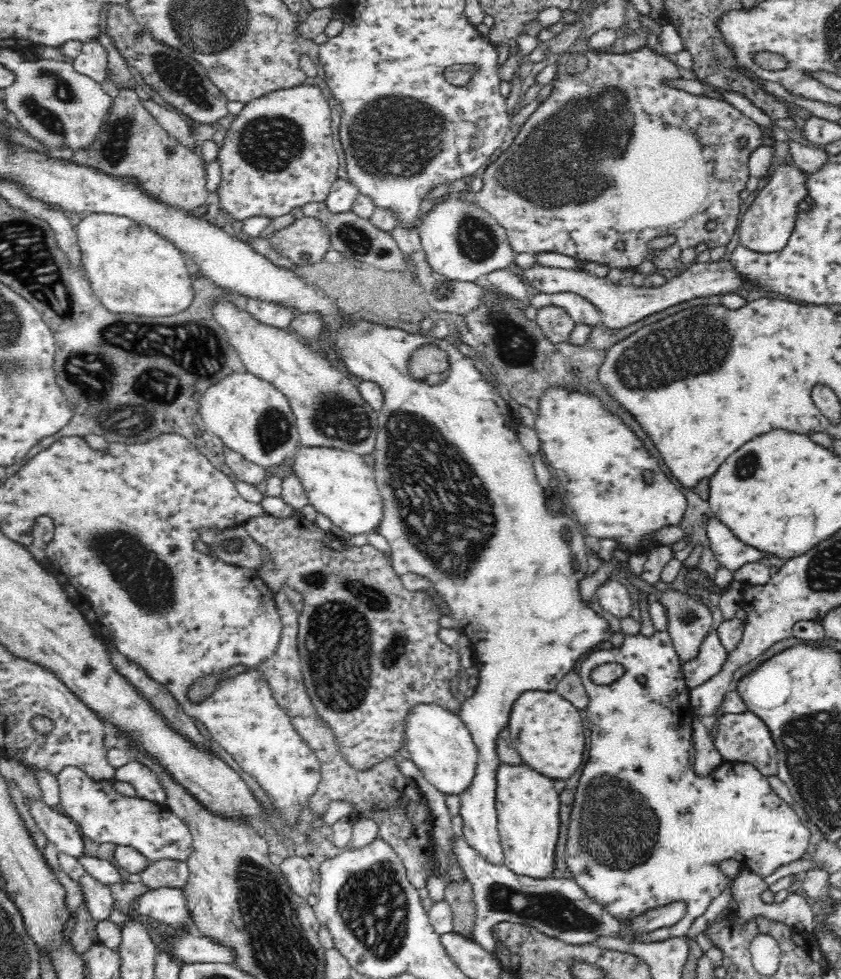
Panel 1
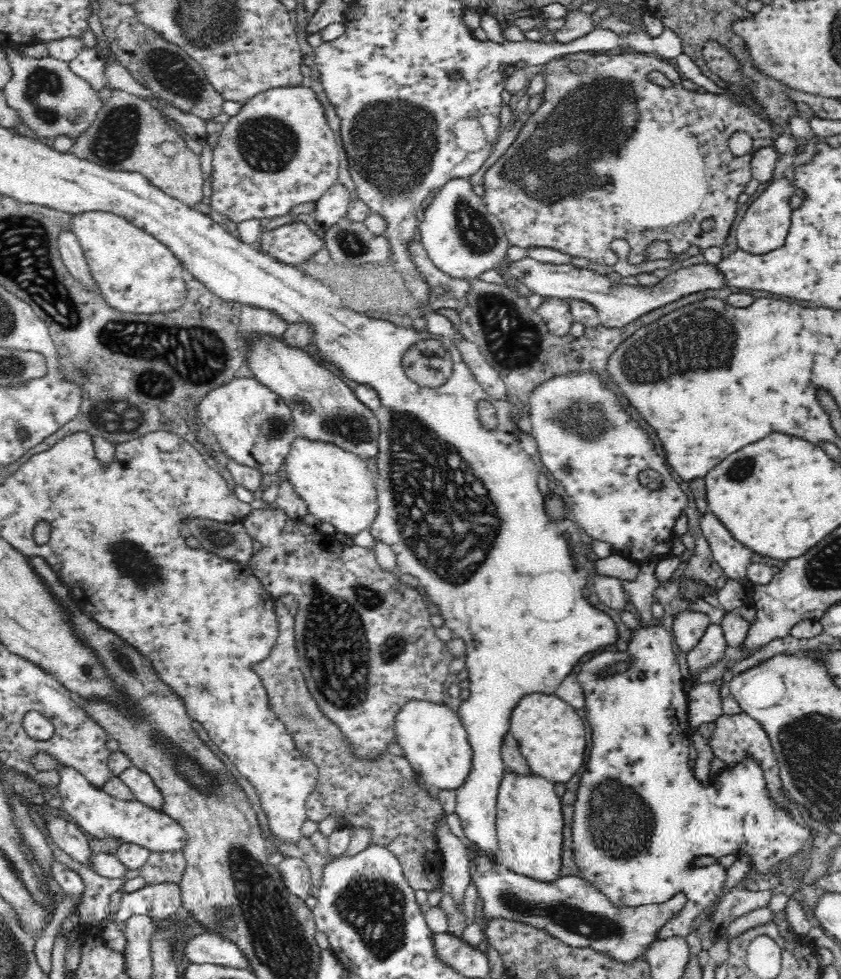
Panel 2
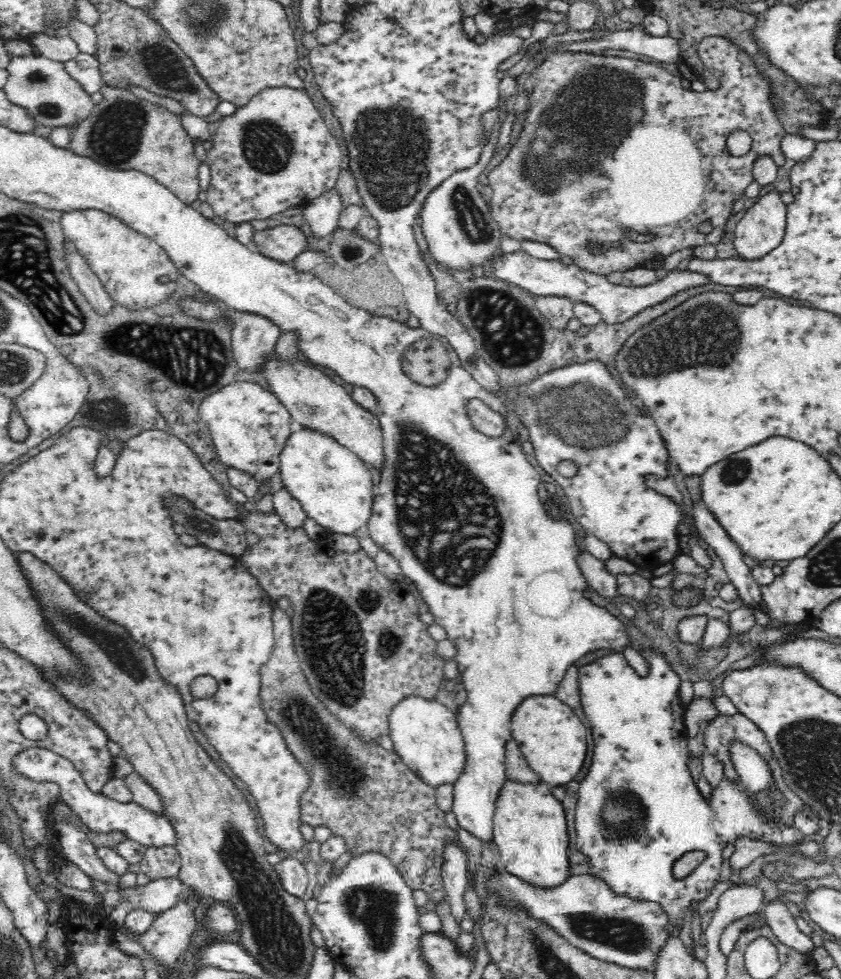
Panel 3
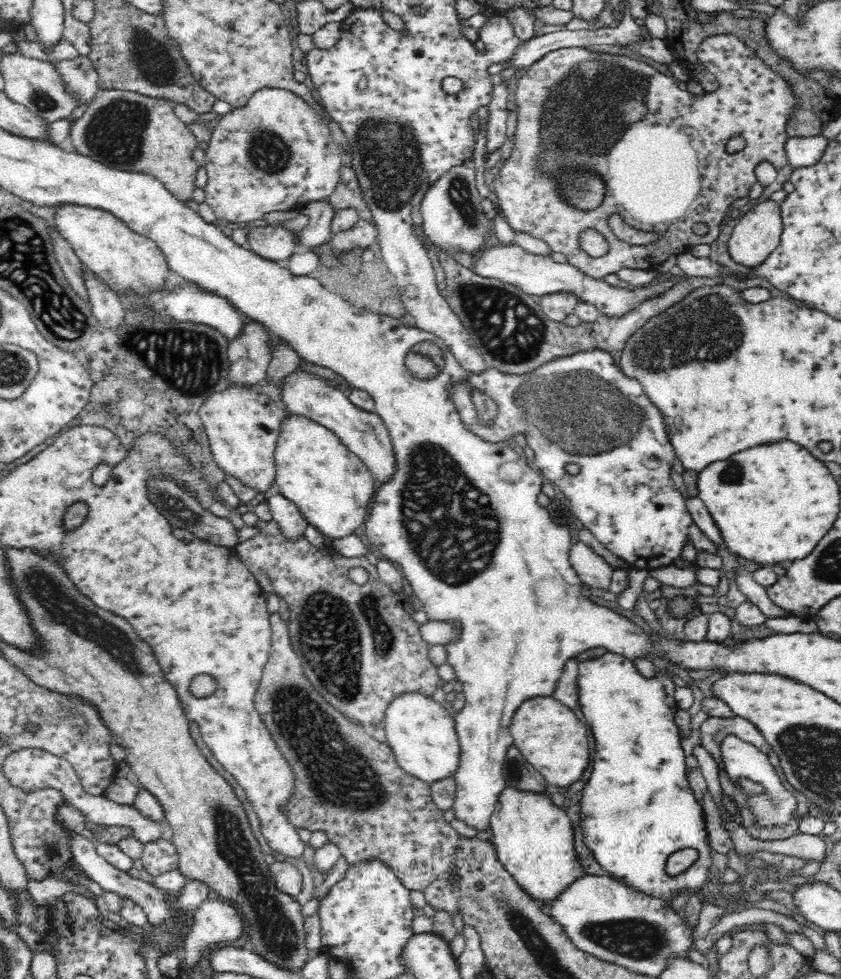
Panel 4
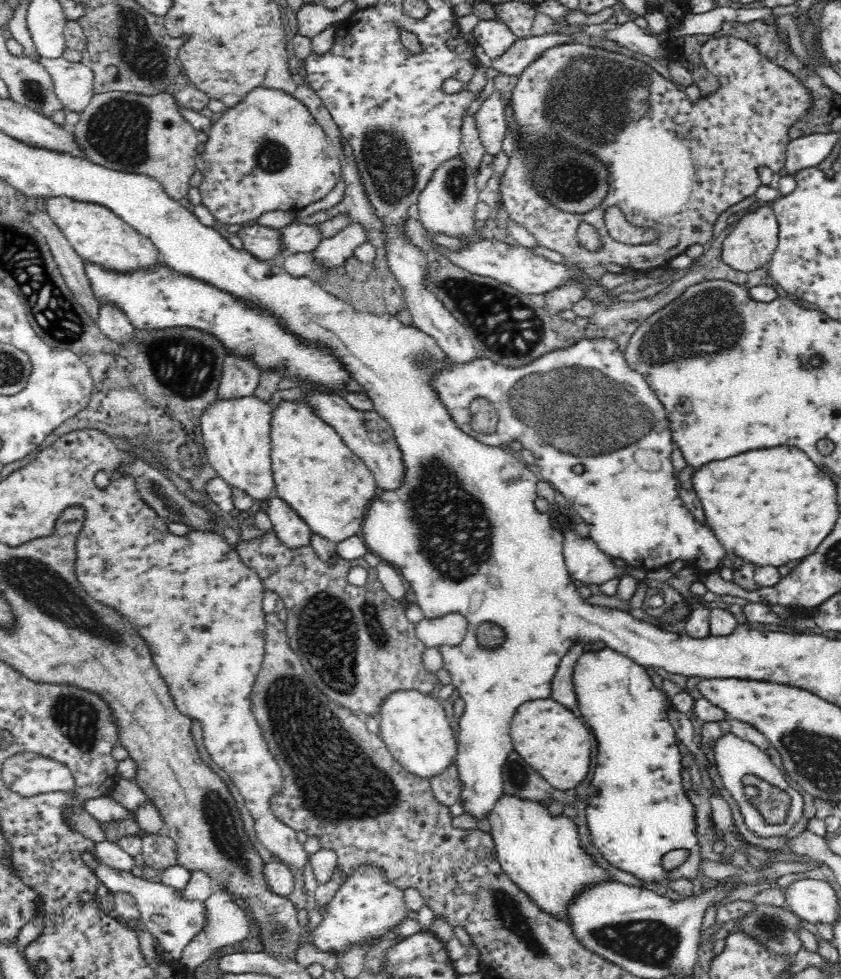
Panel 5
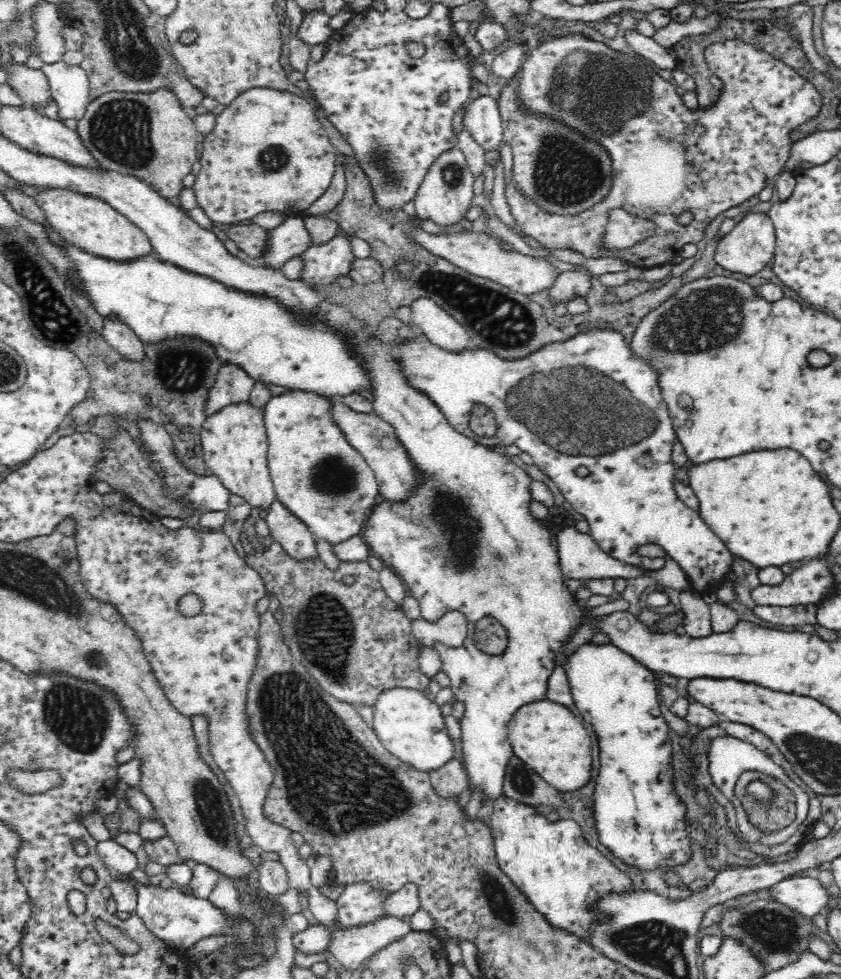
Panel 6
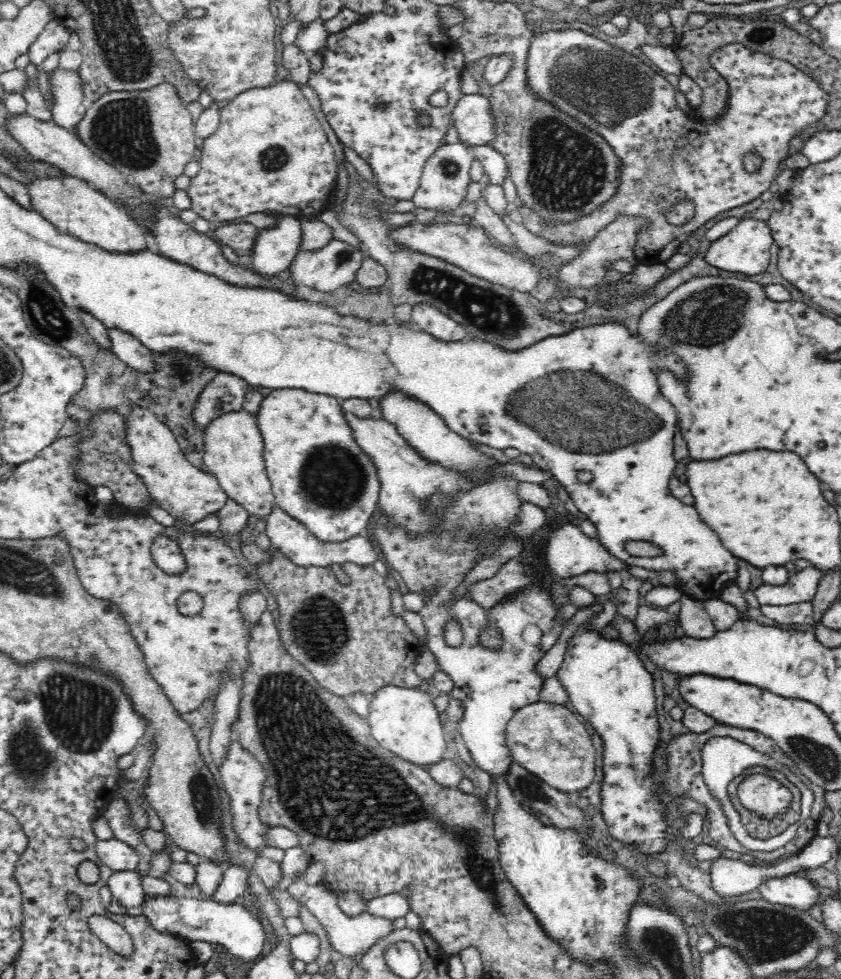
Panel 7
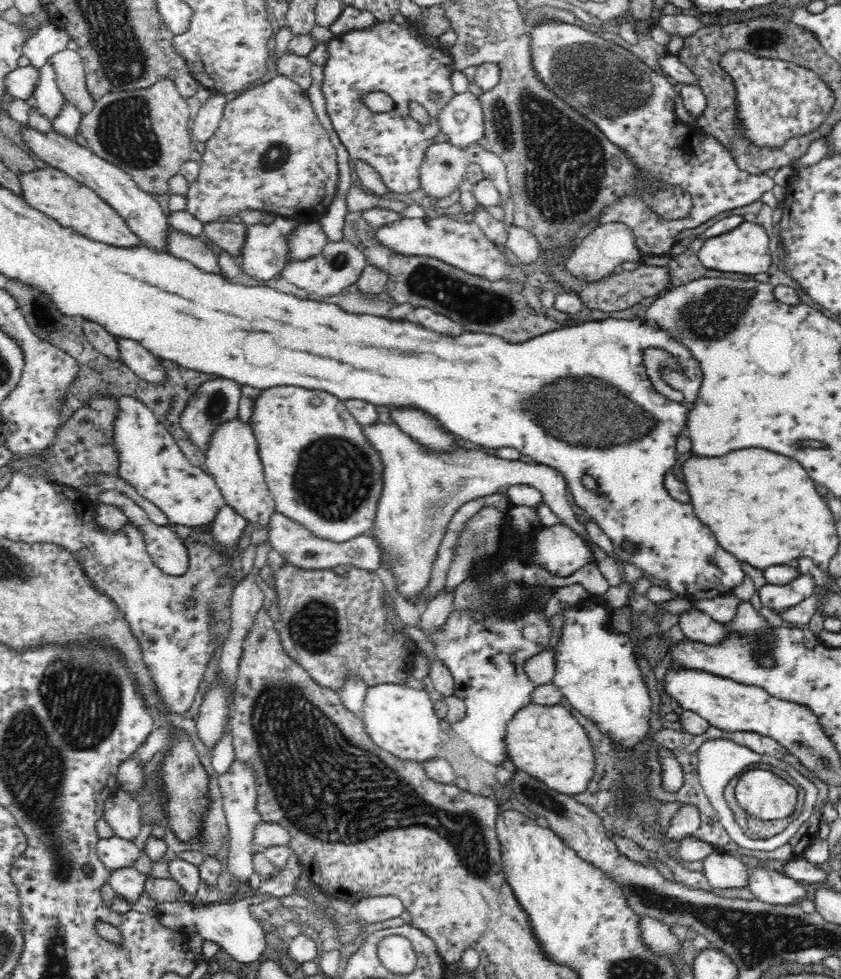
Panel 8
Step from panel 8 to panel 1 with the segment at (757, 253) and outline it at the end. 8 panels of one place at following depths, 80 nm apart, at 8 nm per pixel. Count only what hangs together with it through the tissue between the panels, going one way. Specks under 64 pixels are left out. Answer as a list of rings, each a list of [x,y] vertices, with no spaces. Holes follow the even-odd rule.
[[[784,162],[778,164],[778,168],[774,169],[770,175],[768,184],[759,190],[755,200],[744,212],[744,216],[738,224],[739,244],[754,252],[761,253],[774,253],[784,250],[801,214],[800,204],[804,204],[808,198],[808,189],[807,172],[803,172],[795,165],[790,166]]]

